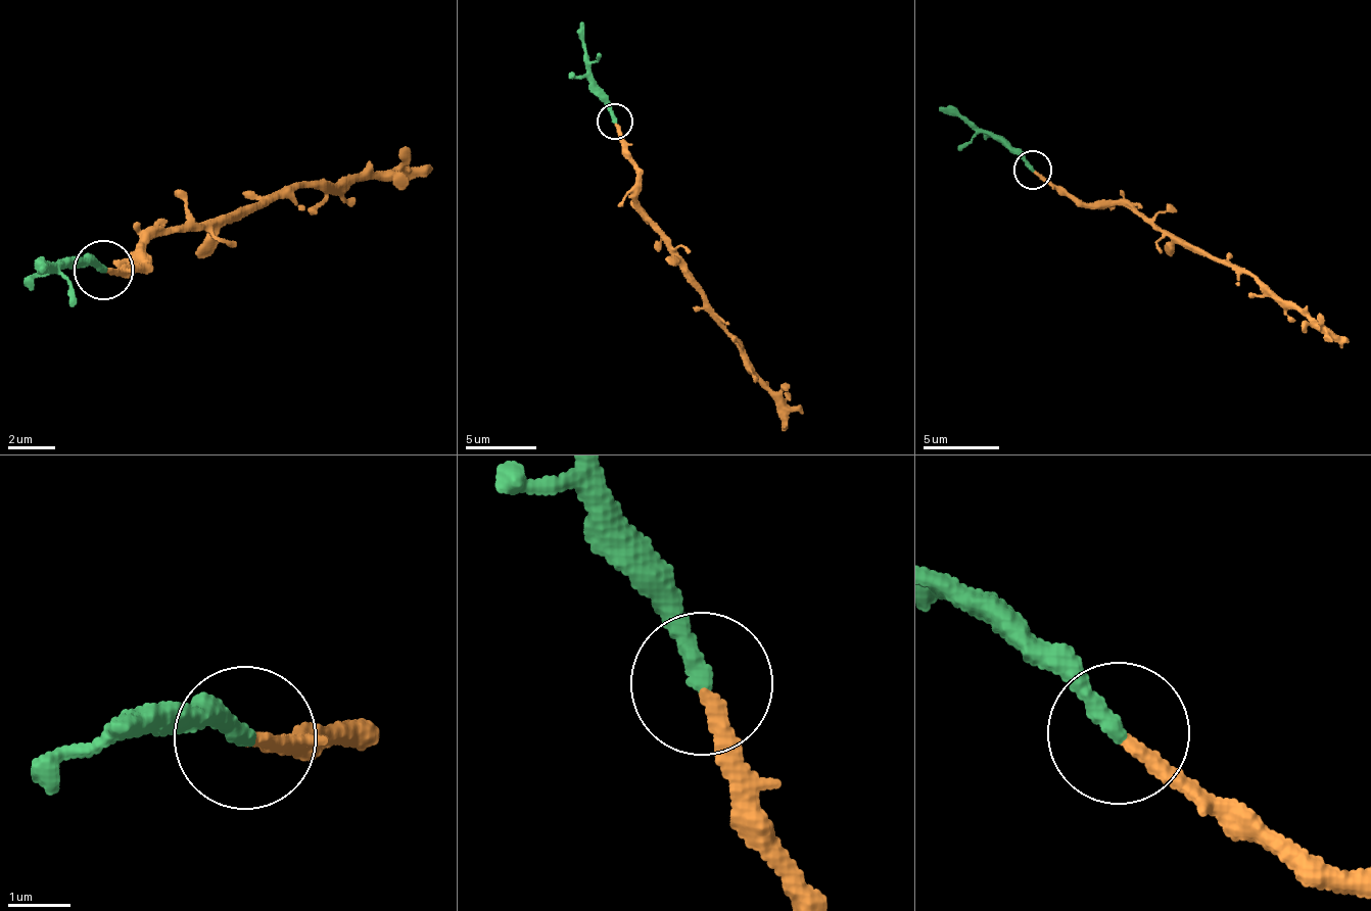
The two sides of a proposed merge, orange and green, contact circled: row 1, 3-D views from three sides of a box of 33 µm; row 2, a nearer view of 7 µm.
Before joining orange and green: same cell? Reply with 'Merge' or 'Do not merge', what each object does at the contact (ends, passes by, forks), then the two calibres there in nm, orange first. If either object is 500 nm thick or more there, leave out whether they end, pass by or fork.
Merge. At the ring orange ends. At the ring green ends. Thickness 240 nm (orange) against 280 nm

